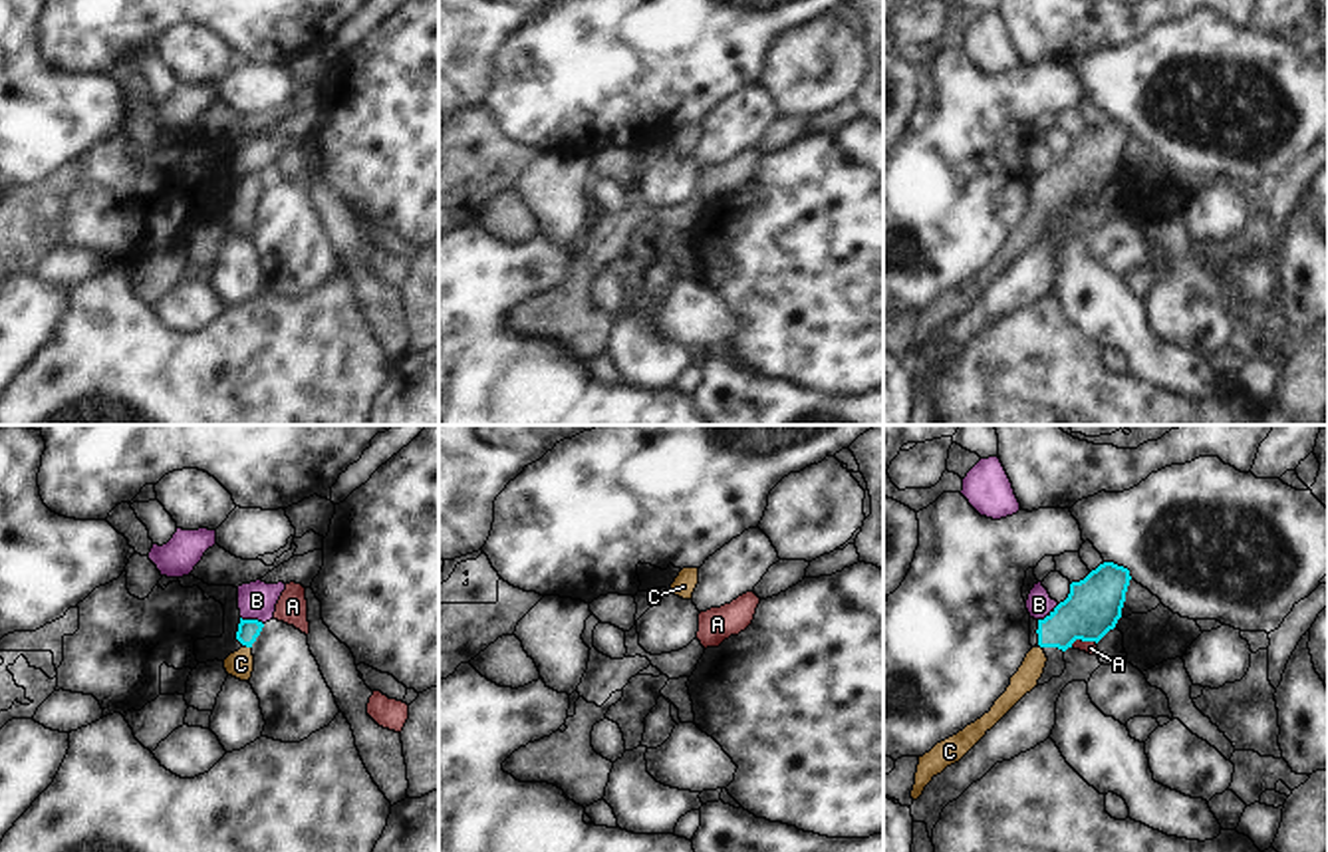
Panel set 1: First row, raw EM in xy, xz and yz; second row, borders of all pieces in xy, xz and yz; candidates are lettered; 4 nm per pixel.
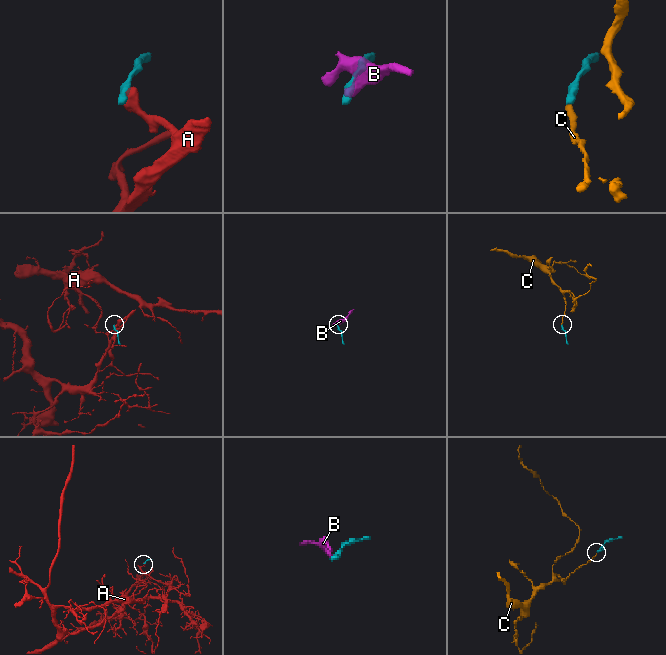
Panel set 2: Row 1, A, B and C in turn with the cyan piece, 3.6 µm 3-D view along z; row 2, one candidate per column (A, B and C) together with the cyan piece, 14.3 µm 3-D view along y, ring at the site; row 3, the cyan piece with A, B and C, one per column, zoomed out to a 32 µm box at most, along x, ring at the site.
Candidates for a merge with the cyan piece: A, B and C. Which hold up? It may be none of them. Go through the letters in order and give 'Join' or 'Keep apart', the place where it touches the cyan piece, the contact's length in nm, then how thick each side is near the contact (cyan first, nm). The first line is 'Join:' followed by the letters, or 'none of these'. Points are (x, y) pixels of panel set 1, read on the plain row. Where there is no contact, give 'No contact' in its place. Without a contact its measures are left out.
Join: C
A: Keep apart. Touches cyan at yz (1082, 195). Shared border 110 nm. Thickness 220 nm (cyan) against 50 nm
B: Keep apart. Touches cyan at yz (1051, 167). Shared border 110 nm. Thickness 220 nm (cyan) against 110 nm
C: Join. Touches cyan at xy (249, 201). Shared border 40 nm. Thickness 90 nm (cyan) against 110 nm

